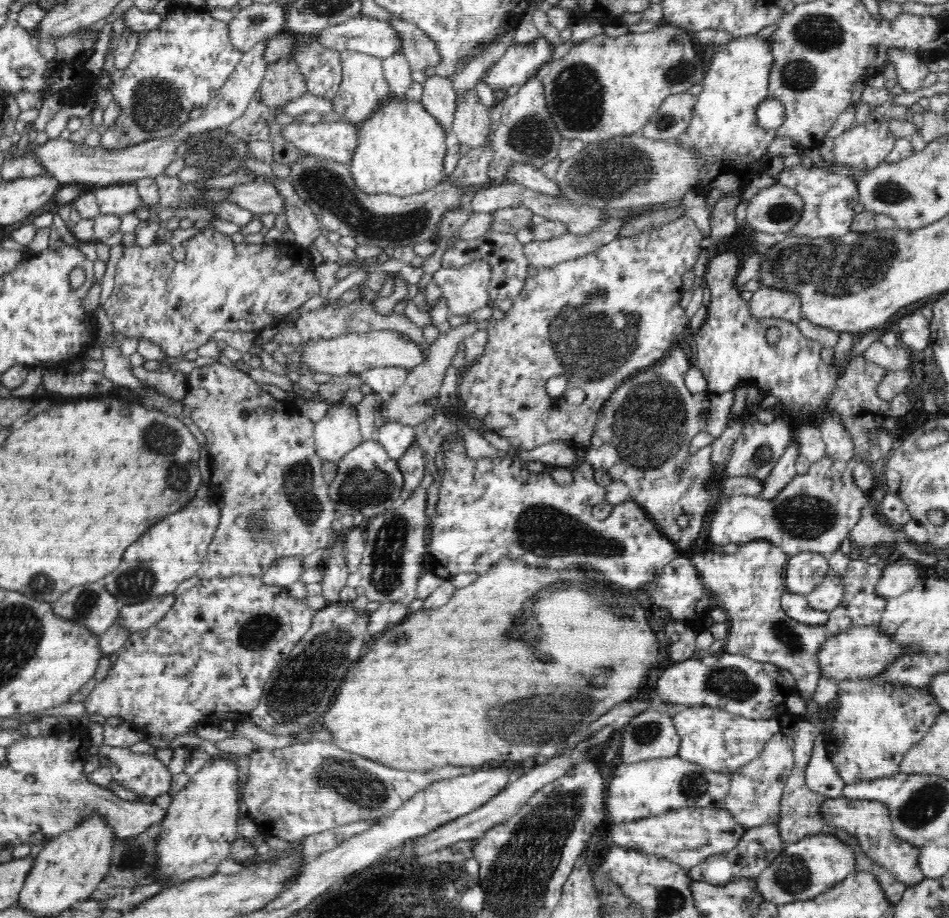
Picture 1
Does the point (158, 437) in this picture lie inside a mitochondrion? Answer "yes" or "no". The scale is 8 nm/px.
yes

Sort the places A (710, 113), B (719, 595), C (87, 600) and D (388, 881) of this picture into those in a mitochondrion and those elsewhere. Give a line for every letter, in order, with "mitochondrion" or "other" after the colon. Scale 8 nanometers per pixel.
A: other
B: other
C: mitochondrion
D: other

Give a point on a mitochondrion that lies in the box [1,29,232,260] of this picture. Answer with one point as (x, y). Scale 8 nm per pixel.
(155, 105)

